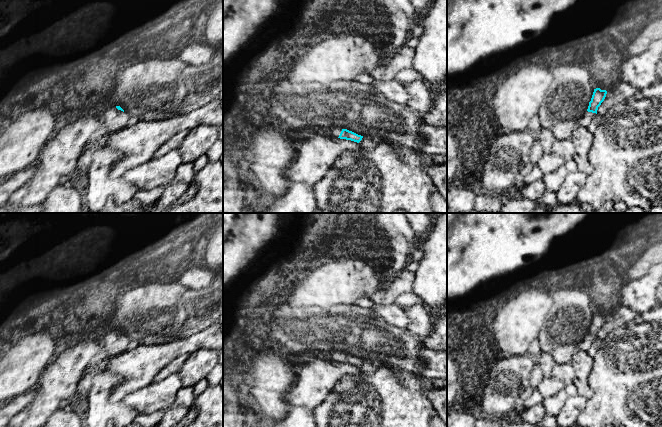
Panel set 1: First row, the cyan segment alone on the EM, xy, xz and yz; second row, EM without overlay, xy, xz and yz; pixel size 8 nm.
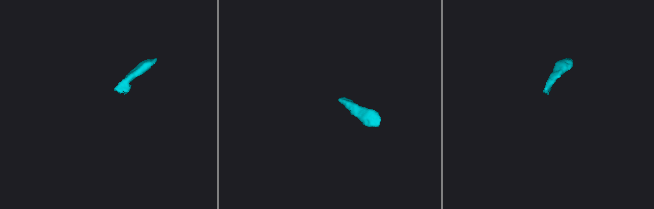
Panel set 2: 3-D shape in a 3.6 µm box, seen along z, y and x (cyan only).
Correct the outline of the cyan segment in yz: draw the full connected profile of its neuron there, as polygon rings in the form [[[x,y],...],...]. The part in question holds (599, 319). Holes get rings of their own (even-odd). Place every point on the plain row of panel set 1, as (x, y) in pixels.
[[[600,312],[594,313],[591,325],[589,326],[589,330],[587,336],[583,339],[583,341],[579,344],[578,349],[588,352],[590,347],[597,343],[597,334],[601,327],[604,325],[606,321],[607,315],[601,314]]]

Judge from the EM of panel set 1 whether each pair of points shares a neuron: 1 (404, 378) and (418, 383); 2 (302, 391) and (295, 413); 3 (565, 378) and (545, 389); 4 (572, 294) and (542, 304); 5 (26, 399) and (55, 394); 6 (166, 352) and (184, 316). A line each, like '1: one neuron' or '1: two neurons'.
1: one neuron
2: two neurons
3: one neuron
4: two neurons
5: two neurons
6: two neurons

